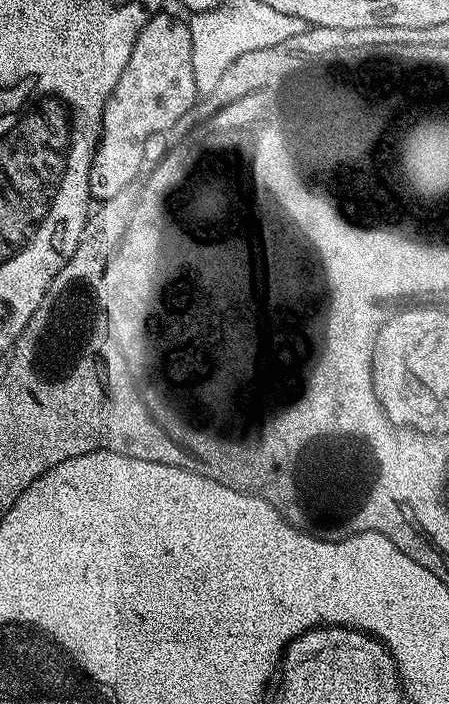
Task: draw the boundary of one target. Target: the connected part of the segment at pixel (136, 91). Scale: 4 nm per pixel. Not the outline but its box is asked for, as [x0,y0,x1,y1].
[88,10,198,201]

